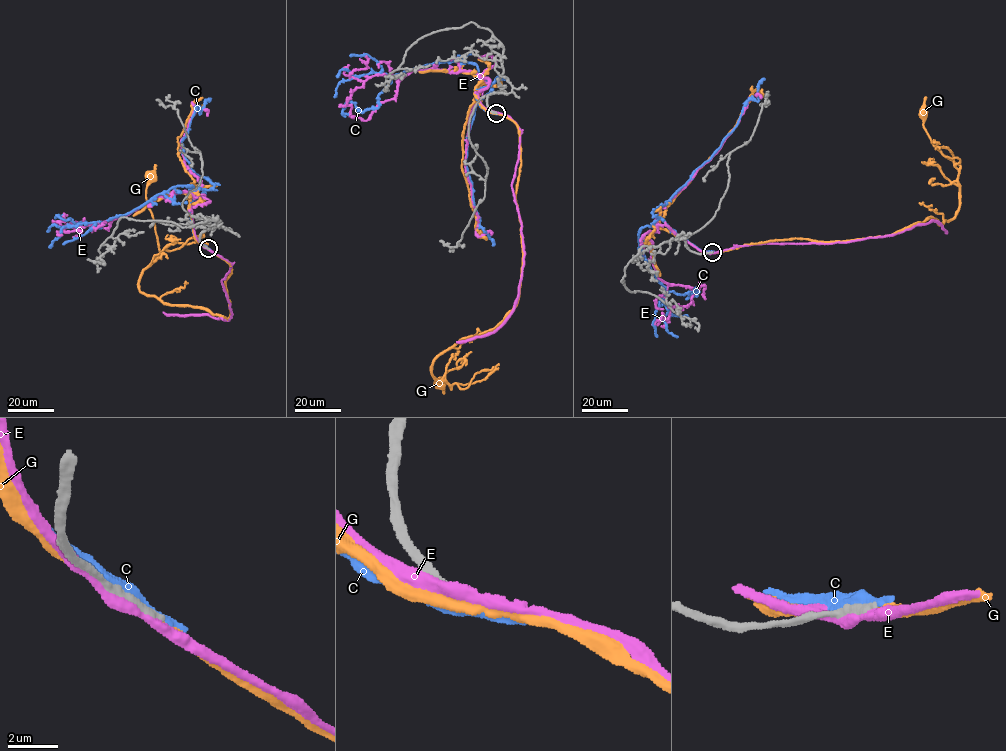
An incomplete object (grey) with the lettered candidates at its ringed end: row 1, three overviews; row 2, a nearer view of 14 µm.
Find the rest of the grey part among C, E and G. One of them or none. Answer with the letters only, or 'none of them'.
none of them

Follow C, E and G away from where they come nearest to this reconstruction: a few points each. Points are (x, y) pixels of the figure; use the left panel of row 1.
C: (205, 247), (193, 233), (189, 206), (213, 185), (192, 171), (181, 140), (196, 107), (200, 113), (208, 98)
E: (204, 246), (231, 264), (222, 284), (231, 317), (224, 321), (208, 315), (163, 312)
G: (206, 247), (230, 265), (225, 285), (228, 320), (141, 292), (140, 275), (160, 253), (146, 198), (151, 177)

